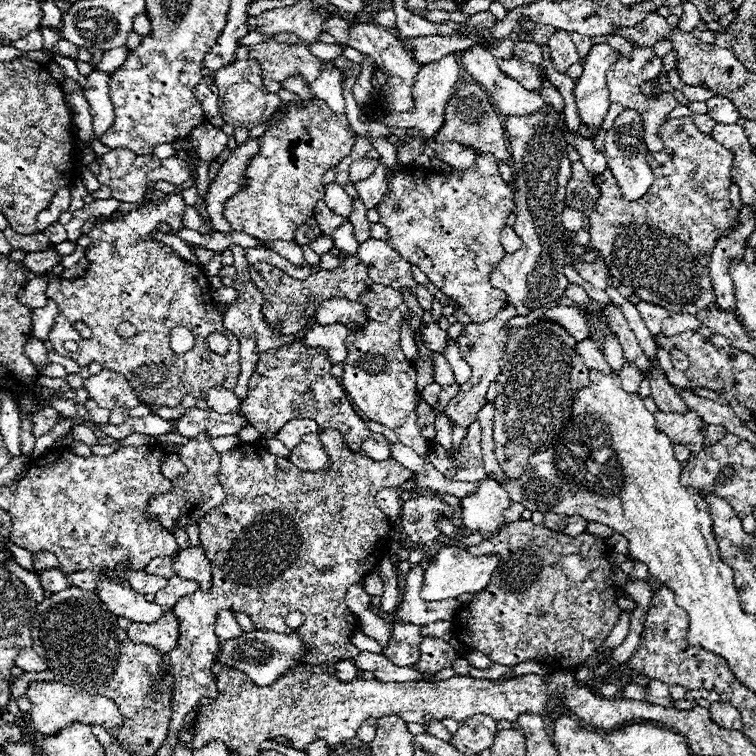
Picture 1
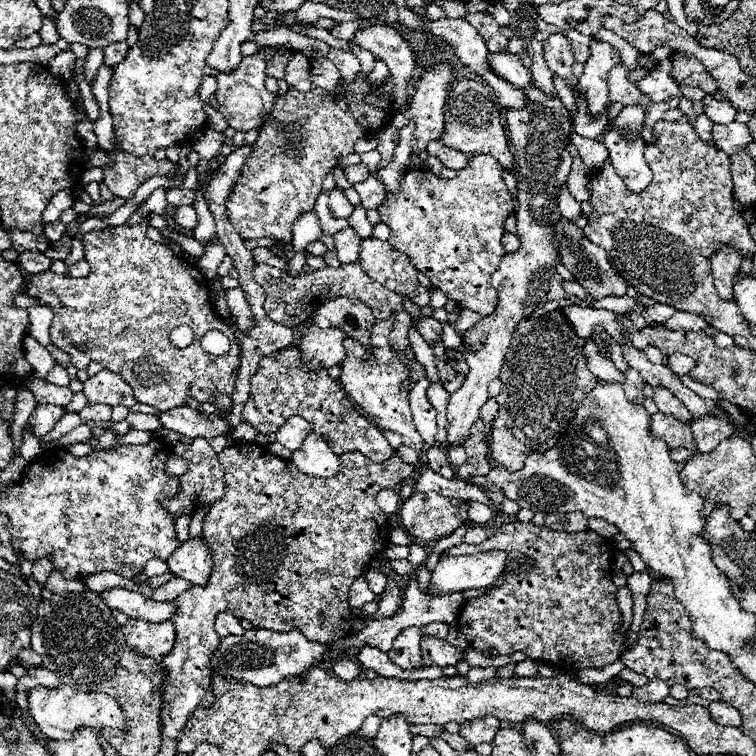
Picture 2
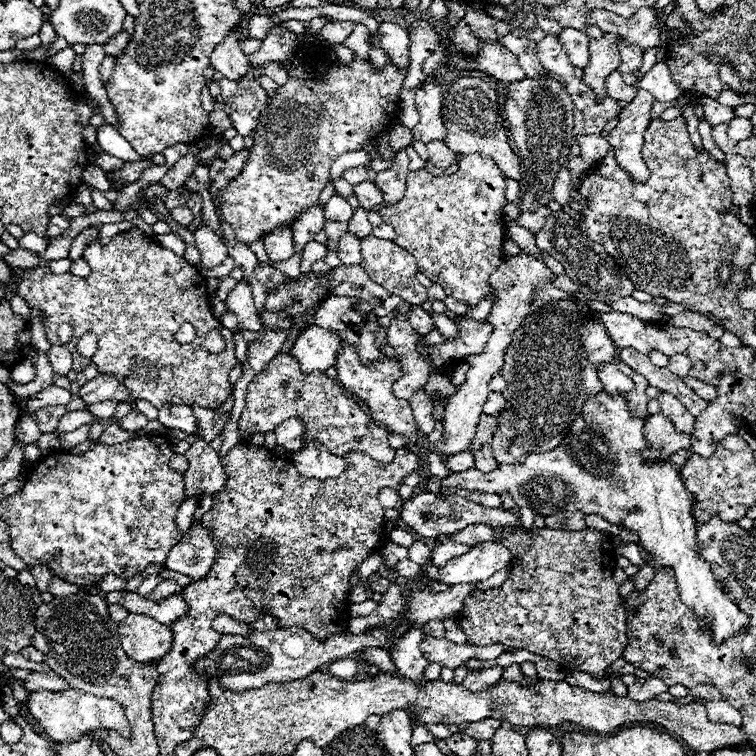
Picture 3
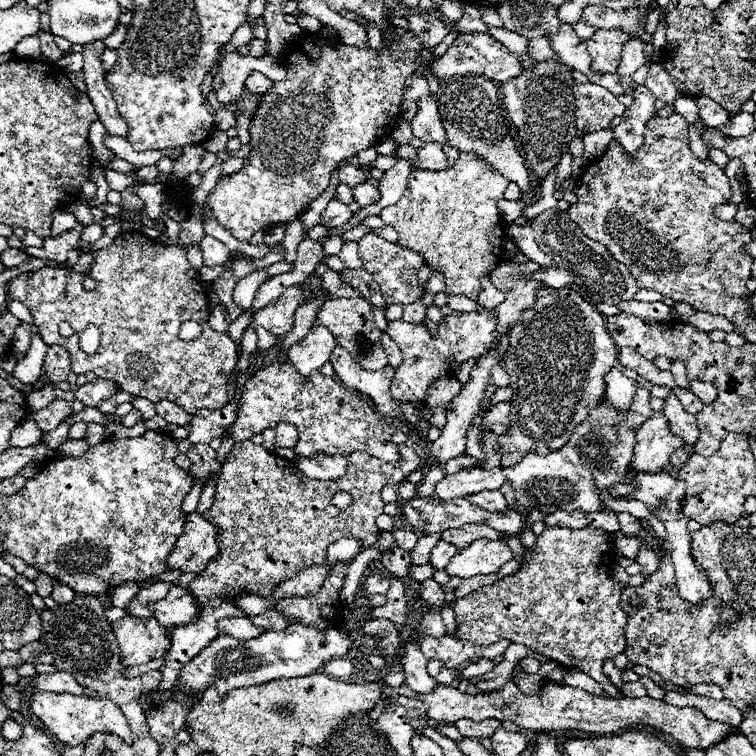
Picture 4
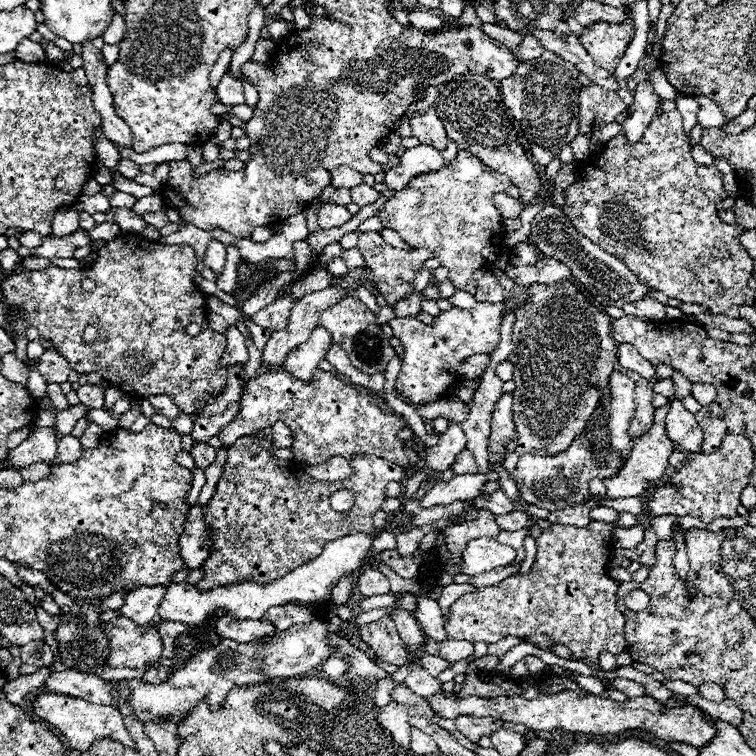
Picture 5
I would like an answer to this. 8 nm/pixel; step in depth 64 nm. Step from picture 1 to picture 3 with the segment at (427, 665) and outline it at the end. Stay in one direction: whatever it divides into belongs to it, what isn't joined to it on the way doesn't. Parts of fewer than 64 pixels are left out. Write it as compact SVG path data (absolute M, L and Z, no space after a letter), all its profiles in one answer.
M424 636L420 642L420 648L424 652L424 658L428 662L438 662L440 666L446 668L456 668L460 664L466 664L470 658L479 660L495 660L506 648L502 644L493 644L490 646L470 646L466 644L454 644L446 638L432 638Z

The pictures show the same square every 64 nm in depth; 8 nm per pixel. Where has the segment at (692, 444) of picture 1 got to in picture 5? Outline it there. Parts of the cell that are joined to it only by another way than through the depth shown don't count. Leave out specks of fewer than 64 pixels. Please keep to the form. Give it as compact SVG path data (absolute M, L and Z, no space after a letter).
M670 400L666 406L656 408L656 416L654 416L654 424L652 424L650 432L644 434L642 438L634 438L634 446L632 446L632 454L630 454L628 462L622 466L622 470L614 478L606 480L606 498L616 500L616 498L640 496L650 488L652 482L662 478L664 470L668 468L668 458L674 450L674 444L672 444L672 440L668 440L666 430L664 430L664 416L666 416L668 408L670 408Z

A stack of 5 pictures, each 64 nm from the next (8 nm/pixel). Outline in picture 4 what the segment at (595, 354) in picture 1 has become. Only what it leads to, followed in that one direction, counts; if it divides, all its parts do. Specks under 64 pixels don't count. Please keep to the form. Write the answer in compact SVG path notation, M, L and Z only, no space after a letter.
M618 368L610 370L610 374L604 380L606 380L606 400L612 406L616 406L618 410L622 410L624 414L628 414L628 410L632 406L636 382L626 378Z

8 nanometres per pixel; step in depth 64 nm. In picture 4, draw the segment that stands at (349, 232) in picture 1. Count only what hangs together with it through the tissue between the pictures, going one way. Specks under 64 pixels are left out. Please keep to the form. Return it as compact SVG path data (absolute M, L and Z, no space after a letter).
M348 242L346 248L342 248L342 252L338 254L344 262L346 268L362 268L362 260L358 254L358 244L356 242Z

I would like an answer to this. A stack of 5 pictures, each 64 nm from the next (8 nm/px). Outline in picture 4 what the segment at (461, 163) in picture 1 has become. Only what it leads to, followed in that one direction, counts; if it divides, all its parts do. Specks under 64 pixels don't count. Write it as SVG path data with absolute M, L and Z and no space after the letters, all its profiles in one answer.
M430 142L424 148L416 148L416 156L418 156L416 170L446 170L448 168L446 154L442 152L442 146L436 142Z

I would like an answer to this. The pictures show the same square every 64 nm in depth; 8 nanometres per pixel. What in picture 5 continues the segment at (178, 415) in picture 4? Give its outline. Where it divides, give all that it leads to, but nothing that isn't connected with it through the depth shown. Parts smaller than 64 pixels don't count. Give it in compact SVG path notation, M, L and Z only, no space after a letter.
M156 394L156 396L148 396L148 402L154 406L154 410L156 410L156 414L164 414L166 418L170 418L170 420L174 420L180 412L178 412L178 408L174 406L174 402L166 396L166 394Z

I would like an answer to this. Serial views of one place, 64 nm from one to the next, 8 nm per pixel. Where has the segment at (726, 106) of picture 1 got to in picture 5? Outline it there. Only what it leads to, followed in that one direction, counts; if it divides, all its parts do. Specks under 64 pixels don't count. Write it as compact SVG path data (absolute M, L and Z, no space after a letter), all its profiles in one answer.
M696 96L698 102L698 124L702 128L722 128L726 124L726 118L716 102L712 102L706 96Z

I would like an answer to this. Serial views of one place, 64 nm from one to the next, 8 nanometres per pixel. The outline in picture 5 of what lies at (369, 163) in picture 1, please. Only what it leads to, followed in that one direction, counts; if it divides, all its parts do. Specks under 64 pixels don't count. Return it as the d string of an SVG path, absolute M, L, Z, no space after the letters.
M340 166L332 172L330 186L334 188L354 188L362 182L362 174L350 166Z

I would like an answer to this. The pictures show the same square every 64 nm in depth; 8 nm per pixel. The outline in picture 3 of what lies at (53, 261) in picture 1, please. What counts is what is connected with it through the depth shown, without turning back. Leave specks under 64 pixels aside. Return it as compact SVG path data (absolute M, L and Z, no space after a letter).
M12 250L10 254L4 256L4 262L10 266L10 268L44 268L48 266L48 262L44 258L38 258L36 254L28 252L28 250Z

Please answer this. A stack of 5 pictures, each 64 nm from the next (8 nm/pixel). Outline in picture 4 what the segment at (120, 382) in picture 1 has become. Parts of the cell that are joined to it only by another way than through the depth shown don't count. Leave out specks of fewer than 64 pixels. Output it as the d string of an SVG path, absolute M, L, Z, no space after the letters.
M96 378L94 382L88 382L88 384L80 386L74 394L86 406L100 406L104 400L114 396L118 390L120 388L114 382L104 380L104 378Z

